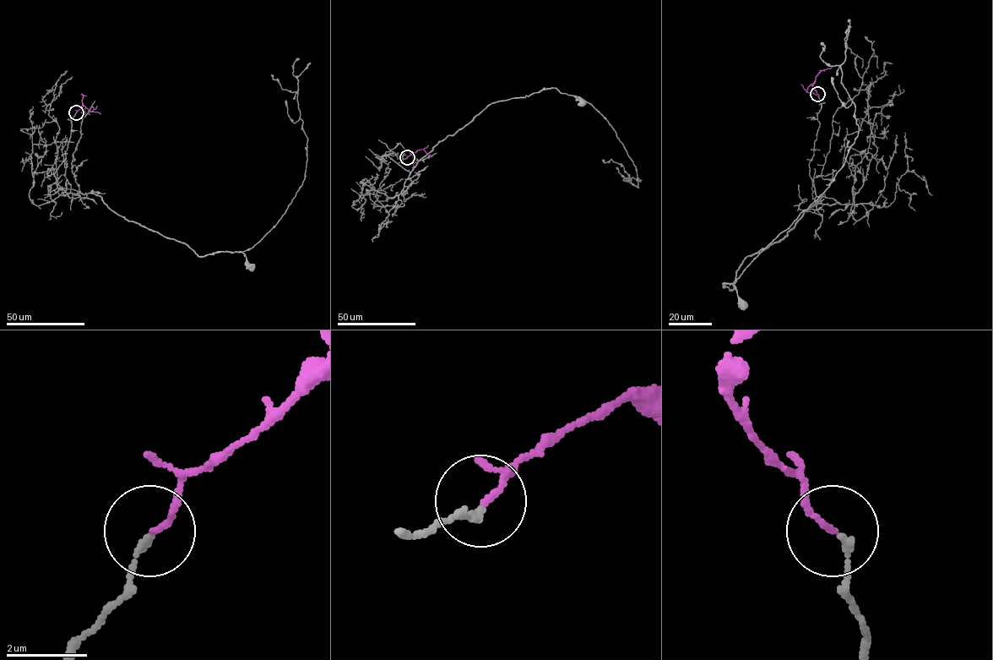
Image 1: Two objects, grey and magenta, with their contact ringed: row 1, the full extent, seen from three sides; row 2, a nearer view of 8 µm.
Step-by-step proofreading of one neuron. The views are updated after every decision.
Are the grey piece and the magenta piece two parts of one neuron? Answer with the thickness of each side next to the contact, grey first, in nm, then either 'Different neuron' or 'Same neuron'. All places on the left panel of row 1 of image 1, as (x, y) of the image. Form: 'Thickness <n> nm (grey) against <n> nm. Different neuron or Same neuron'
Thickness 170 nm (grey) against 130 nm. Same neuron

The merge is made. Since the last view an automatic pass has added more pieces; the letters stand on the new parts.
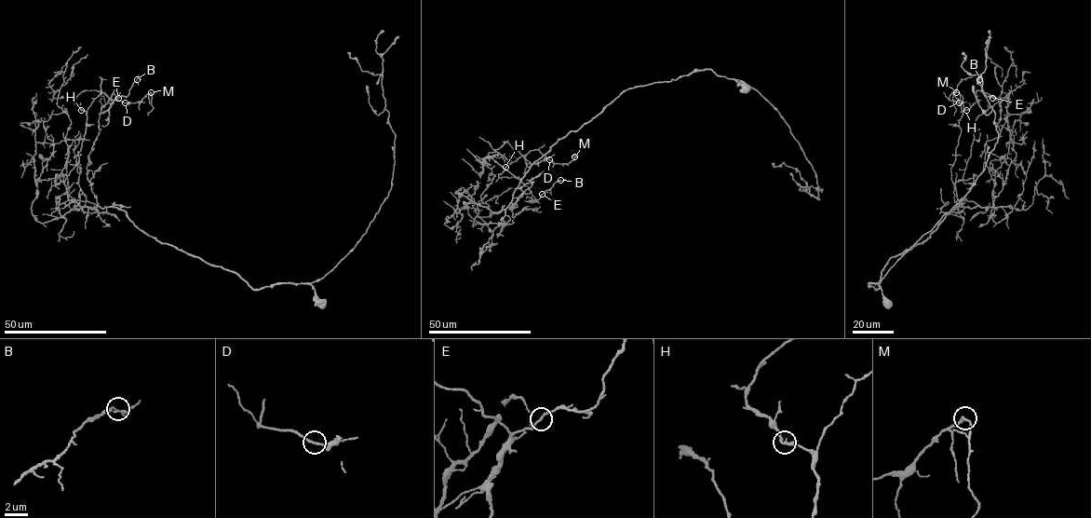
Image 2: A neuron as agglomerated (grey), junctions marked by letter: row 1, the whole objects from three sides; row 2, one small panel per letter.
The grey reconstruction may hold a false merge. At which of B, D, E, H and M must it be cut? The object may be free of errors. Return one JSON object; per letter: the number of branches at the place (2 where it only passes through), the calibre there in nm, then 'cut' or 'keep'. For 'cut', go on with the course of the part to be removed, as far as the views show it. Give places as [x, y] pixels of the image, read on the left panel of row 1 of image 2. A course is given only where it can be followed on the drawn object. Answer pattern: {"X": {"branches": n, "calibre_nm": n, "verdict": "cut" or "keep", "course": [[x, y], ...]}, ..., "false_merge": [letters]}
{"B": {"branches": 3, "calibre_nm": 100, "verdict": "keep"}, "D": {"branches": 2, "calibre_nm": 200, "verdict": "keep"}, "E": {"branches": 2, "calibre_nm": 160, "verdict": "keep"}, "H": {"branches": 2, "calibre_nm": 220, "verdict": "keep"}, "M": {"branches": 2, "calibre_nm": 200, "verdict": "keep"}, "false_merge": []}

